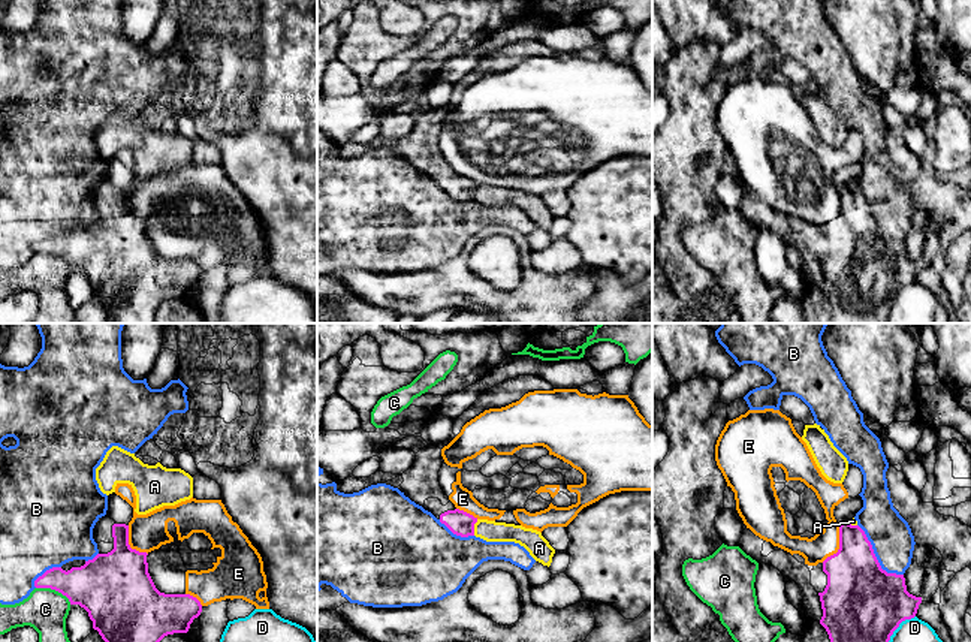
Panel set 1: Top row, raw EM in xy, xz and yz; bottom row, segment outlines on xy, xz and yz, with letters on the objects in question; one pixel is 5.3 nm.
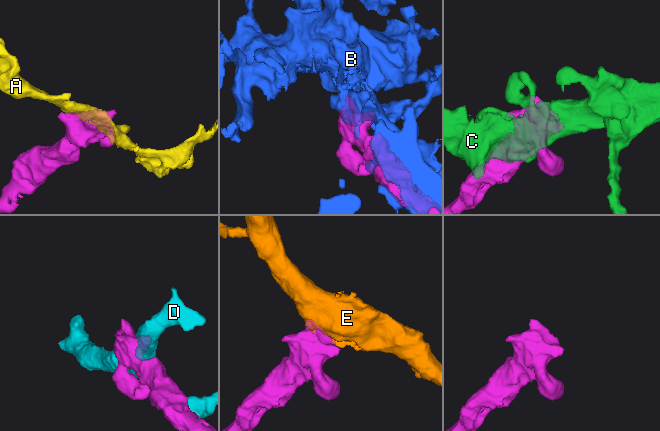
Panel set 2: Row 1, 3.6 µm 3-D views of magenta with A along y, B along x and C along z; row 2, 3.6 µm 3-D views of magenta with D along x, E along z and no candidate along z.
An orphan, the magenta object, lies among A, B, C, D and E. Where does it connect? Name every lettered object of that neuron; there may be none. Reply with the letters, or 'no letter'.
no letter

